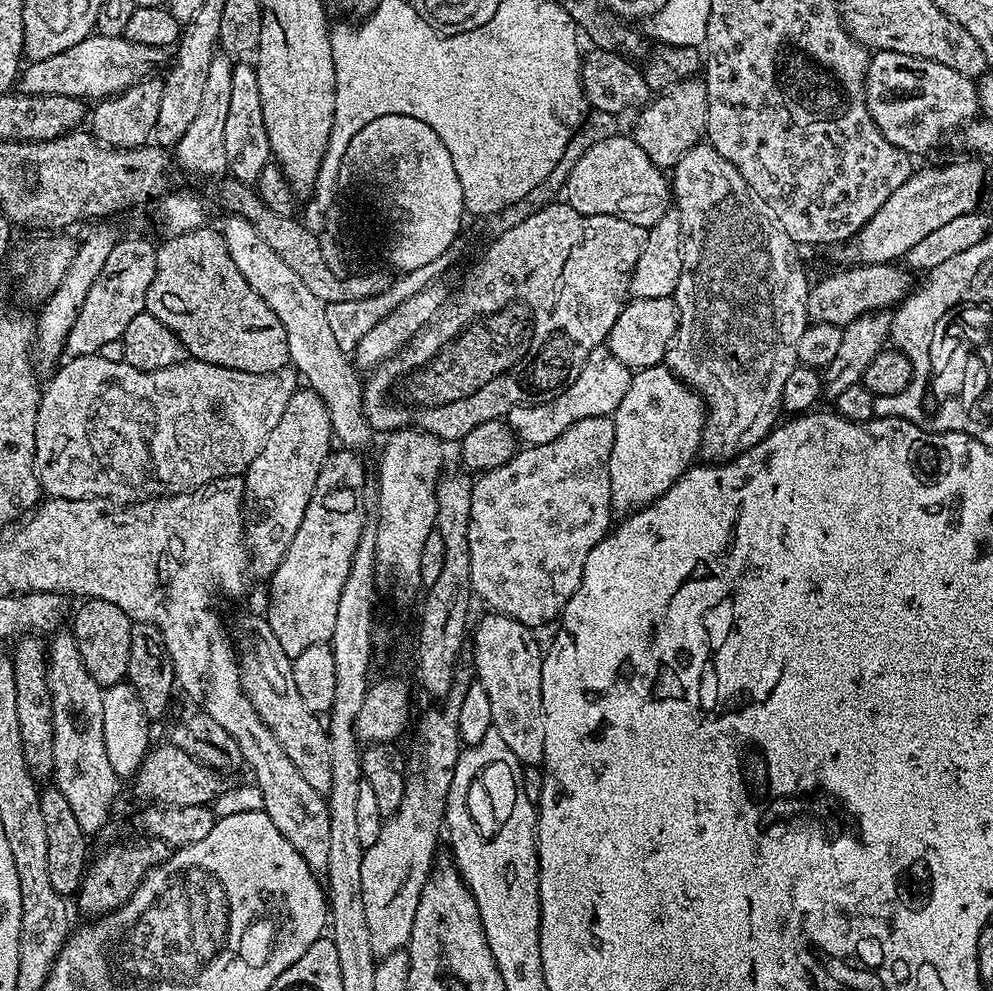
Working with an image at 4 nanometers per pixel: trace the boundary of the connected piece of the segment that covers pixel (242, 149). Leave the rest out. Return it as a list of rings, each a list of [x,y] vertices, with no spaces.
[[[240,62],[232,69],[230,80],[230,114],[226,117],[226,162],[228,172],[237,180],[255,185],[273,159],[270,138],[263,117],[262,93],[258,88],[258,74],[251,63]]]

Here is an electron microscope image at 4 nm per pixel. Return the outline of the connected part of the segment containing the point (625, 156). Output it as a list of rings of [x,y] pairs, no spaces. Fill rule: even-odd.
[[[631,135],[608,136],[592,144],[576,160],[568,176],[566,203],[582,214],[617,216],[643,228],[652,228],[670,211],[674,197],[667,175],[638,146]]]

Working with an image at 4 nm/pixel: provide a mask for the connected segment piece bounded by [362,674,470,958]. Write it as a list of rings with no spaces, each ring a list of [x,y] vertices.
[[[464,674],[457,675],[446,693],[444,708],[432,708],[425,714],[420,724],[420,756],[424,759],[424,768],[409,775],[402,806],[398,806],[398,810],[381,823],[378,842],[364,849],[362,906],[366,906],[370,946],[377,957],[401,951],[412,933],[422,890],[437,859],[436,843],[440,840],[440,832],[442,836],[444,806],[448,803],[452,772],[462,751],[460,707],[469,686],[470,680]]]

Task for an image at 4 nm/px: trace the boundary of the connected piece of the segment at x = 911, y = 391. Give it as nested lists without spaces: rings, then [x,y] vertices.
[[[913,291],[895,309],[895,312],[892,314],[890,340],[894,345],[895,351],[901,352],[906,358],[910,358],[912,381],[910,386],[906,386],[906,390],[902,394],[876,397],[874,410],[877,417],[900,416],[903,420],[914,422],[920,416],[920,408],[918,406],[920,405],[920,384],[923,381],[923,373],[927,371],[929,339],[937,338],[939,318],[958,299],[956,296],[920,296],[916,291]]]

